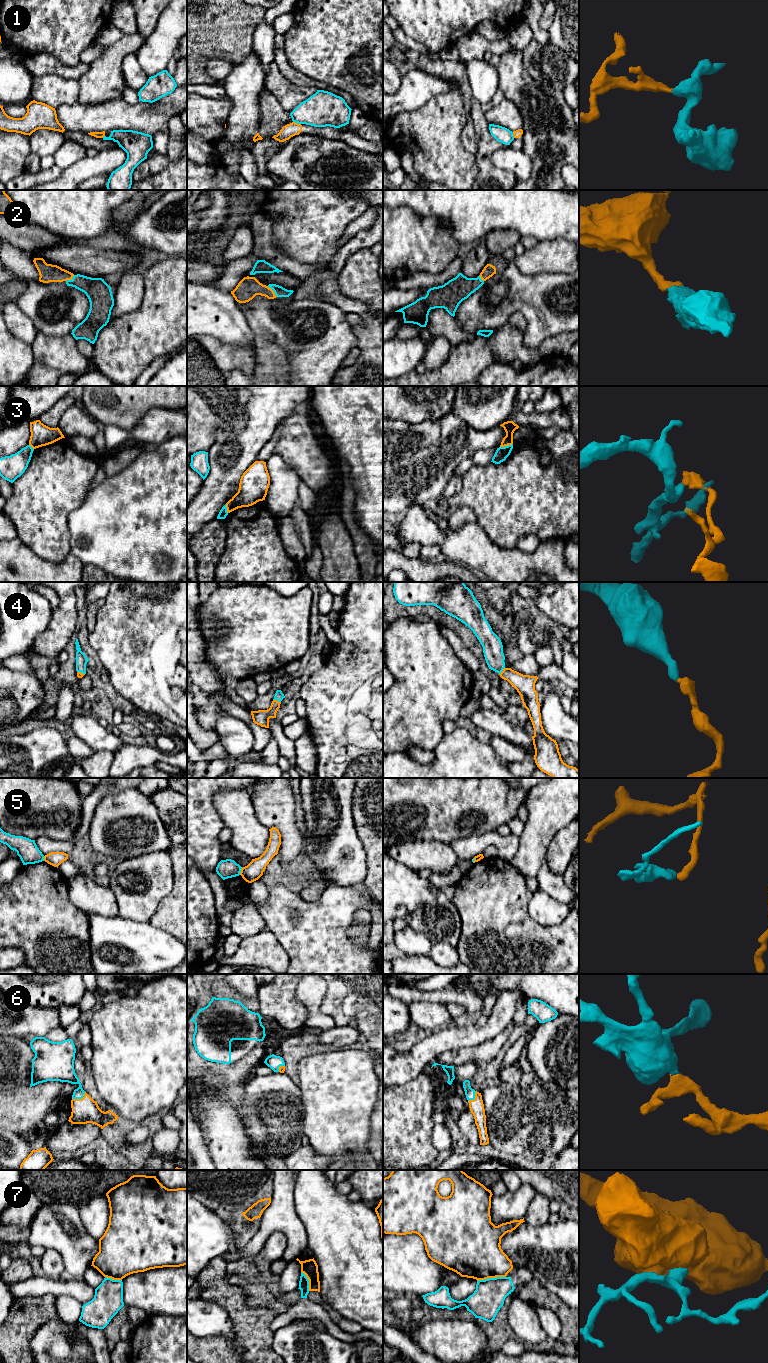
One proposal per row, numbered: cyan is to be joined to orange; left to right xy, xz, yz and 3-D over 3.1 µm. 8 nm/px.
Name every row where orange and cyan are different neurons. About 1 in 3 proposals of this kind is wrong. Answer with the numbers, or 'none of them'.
1, 3, 5, 7

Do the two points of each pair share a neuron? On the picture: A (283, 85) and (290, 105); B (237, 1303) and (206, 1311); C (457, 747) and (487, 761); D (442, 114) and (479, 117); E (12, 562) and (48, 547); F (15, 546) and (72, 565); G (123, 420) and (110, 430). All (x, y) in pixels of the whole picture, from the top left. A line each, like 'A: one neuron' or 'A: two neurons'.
A: one neuron
B: two neurons
C: one neuron
D: two neurons
E: two neurons
F: one neuron
G: two neurons

